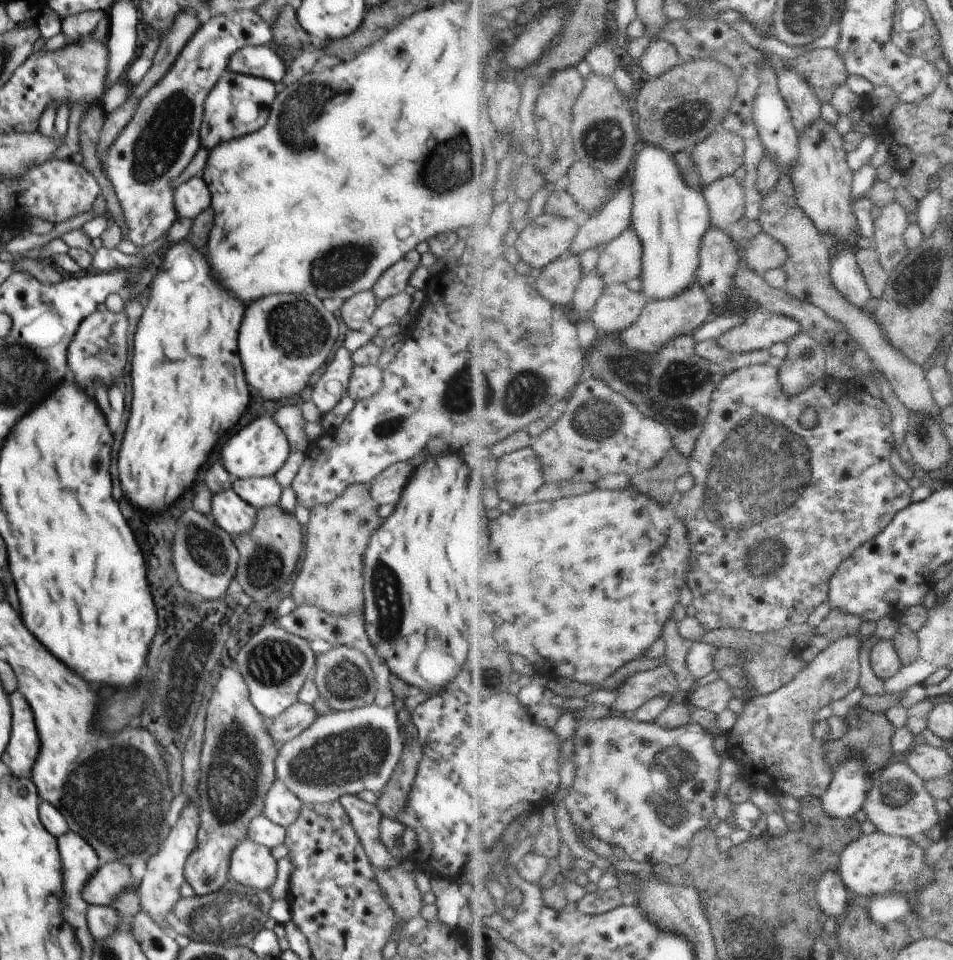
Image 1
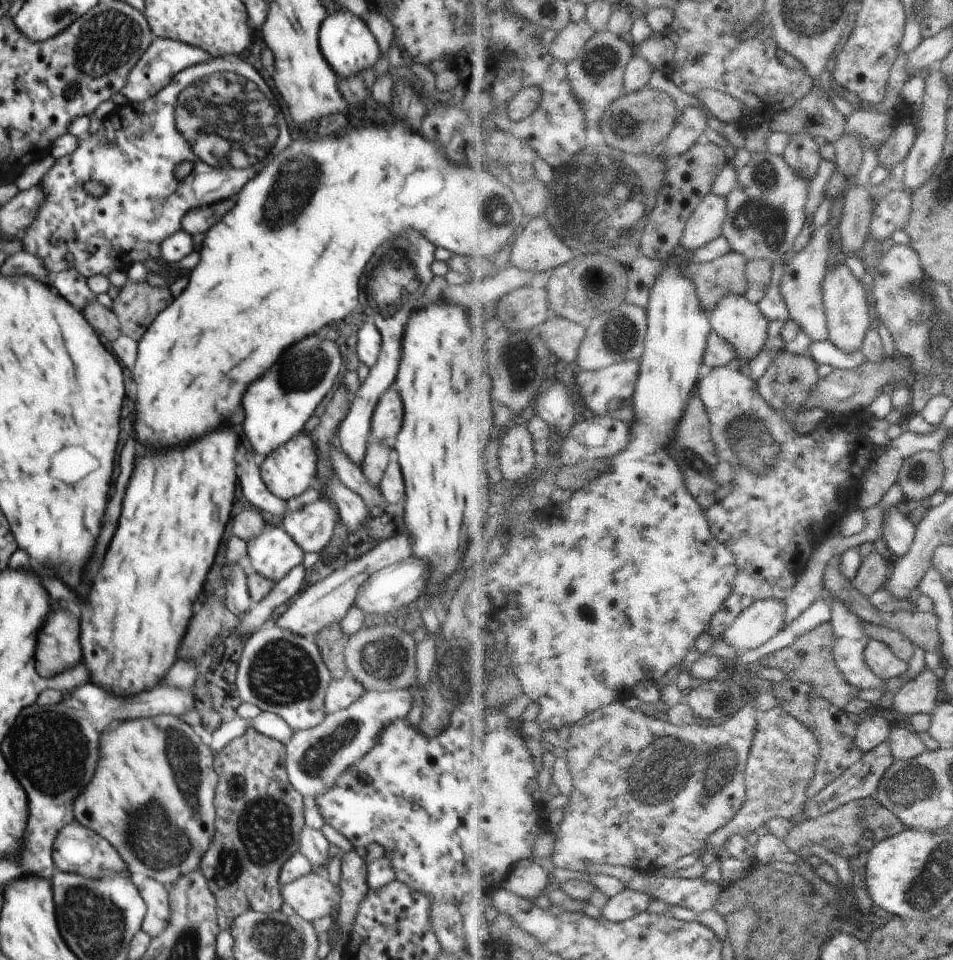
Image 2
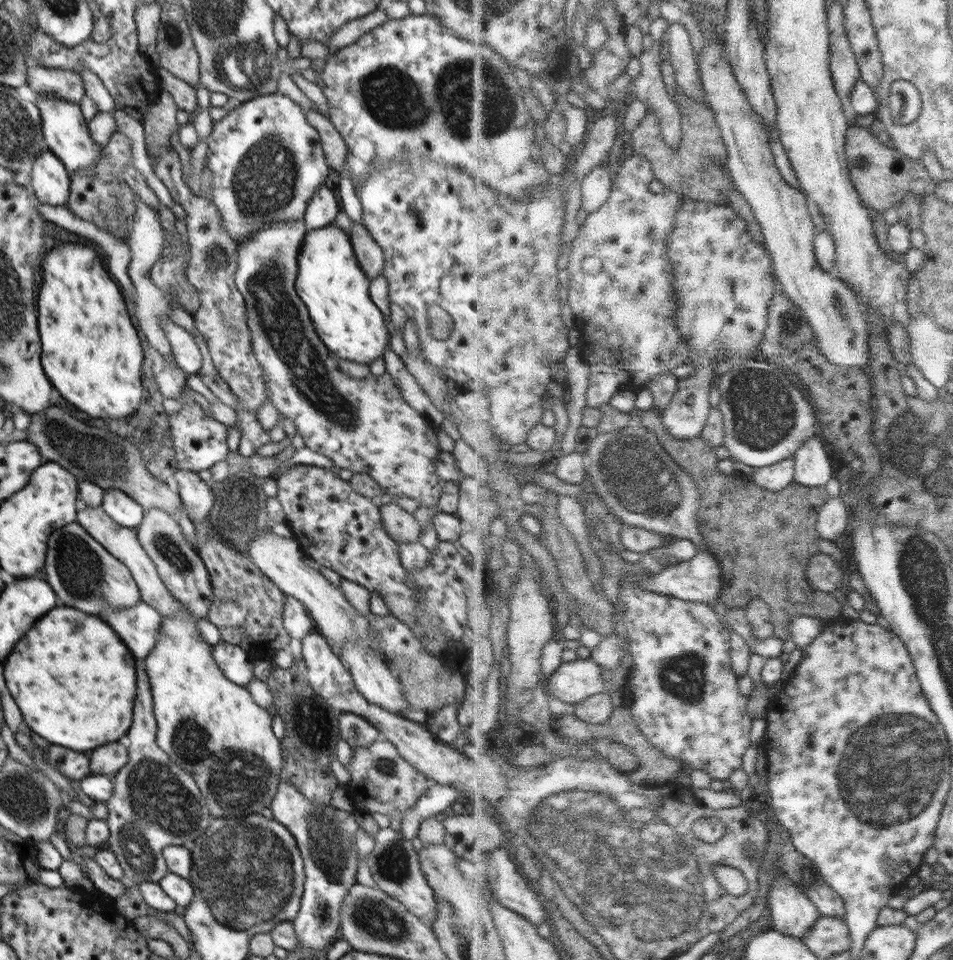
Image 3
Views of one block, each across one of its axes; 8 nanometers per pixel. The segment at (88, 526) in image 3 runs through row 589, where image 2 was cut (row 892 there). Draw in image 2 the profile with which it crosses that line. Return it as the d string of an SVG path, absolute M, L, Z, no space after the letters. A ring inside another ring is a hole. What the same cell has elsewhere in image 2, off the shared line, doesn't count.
M151 877L144 878L142 884L137 887L146 904L146 916L142 921L141 930L151 937L158 936L168 926L170 902L167 887Z

